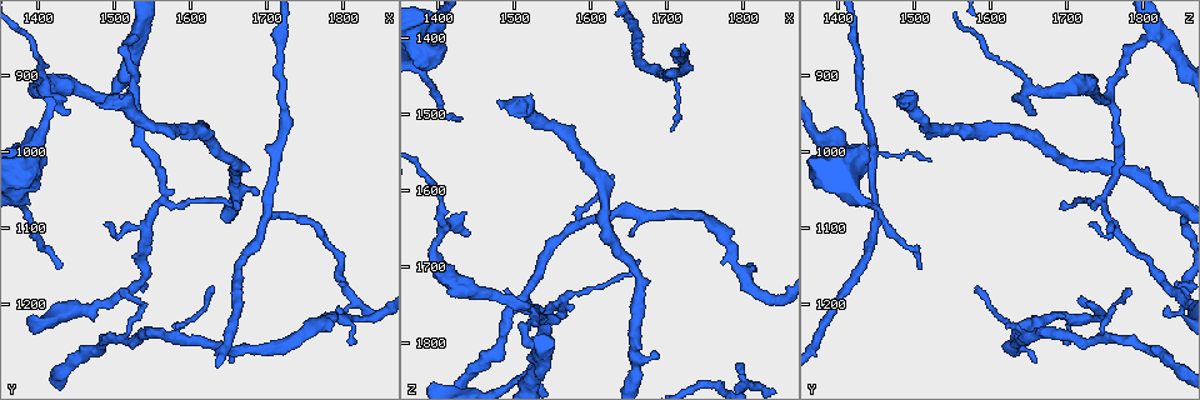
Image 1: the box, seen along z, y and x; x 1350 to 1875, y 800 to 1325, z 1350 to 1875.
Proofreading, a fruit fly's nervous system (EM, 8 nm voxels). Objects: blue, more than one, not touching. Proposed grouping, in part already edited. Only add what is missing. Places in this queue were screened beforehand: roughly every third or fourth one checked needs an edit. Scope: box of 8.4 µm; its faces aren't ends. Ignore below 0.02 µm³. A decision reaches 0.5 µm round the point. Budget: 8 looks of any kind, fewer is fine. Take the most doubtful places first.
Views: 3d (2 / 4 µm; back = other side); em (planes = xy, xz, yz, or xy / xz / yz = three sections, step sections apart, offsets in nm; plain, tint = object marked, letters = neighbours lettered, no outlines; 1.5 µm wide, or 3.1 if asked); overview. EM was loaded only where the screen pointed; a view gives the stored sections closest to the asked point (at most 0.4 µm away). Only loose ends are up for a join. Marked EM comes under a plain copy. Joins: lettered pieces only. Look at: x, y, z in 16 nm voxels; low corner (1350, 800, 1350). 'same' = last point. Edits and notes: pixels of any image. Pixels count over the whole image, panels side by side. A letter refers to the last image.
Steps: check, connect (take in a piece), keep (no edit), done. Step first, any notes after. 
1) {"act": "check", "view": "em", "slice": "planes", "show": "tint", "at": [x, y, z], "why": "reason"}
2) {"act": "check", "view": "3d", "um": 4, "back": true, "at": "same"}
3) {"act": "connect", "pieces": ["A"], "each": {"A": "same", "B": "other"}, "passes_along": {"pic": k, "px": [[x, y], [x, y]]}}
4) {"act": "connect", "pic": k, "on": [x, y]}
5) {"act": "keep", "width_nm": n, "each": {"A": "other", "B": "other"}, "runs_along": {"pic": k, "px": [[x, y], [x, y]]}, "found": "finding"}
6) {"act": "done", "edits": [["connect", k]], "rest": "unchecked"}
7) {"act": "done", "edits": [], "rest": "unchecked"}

{"act": "check", "view": "3d", "um": 2, "at": [1430, 1155, 1510], "why": "free end"}

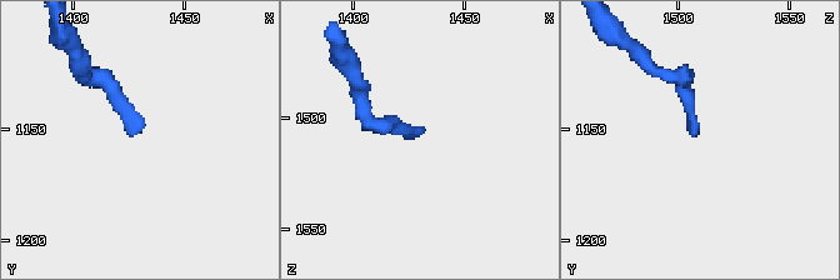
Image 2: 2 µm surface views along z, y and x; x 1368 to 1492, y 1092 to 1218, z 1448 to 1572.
{"act": "check", "view": "em", "slice": "yz", "step": 4, "show": "tint", "at": [1427, 1153, 1504]}

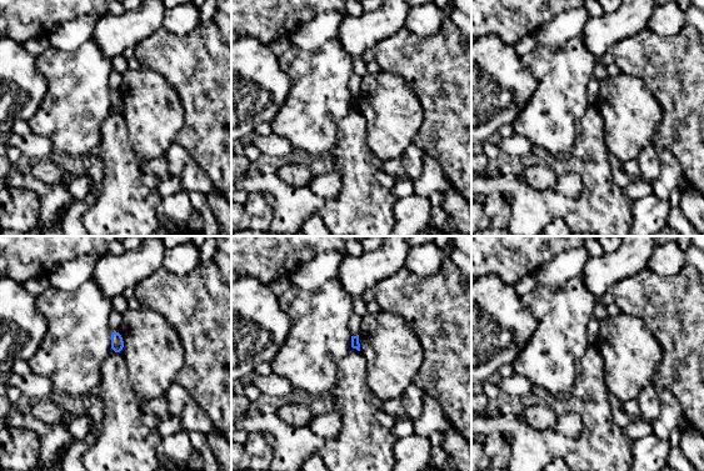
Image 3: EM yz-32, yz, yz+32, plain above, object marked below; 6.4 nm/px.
{"act": "check", "view": "em", "slice": "yz", "step": 4, "show": "letters", "at": "same"}

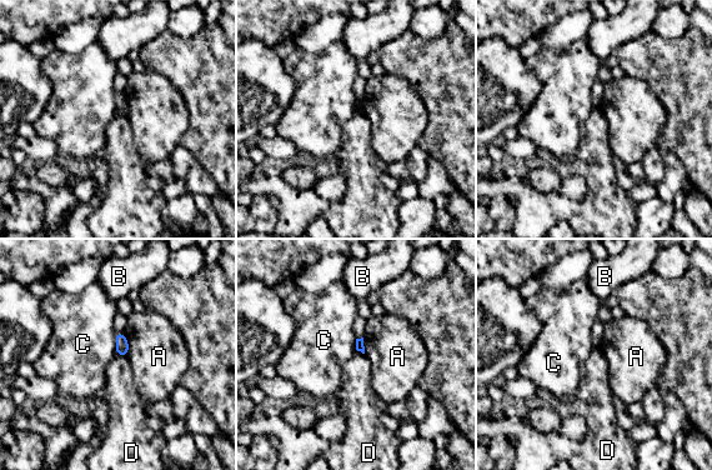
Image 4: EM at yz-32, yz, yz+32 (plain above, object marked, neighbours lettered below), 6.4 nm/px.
{"act": "keep", "each": {"A": "other", "B": "other", "C": "other", "D": "other"}, "border": {"pic": 4, "px": [[116, 333], [115, 354]]}, "found": "no lettered piece goes on from it"}

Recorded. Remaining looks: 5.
{"act": "check", "view": "3d", "um": 2, "at": [1480, 940, 1485], "why": "an open end"}

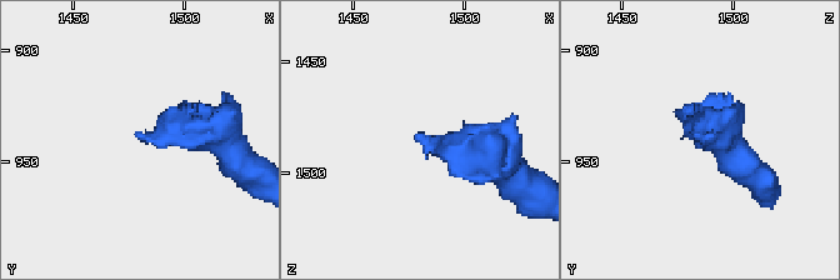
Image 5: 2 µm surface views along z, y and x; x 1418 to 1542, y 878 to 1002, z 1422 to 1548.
{"act": "check", "view": "em", "slice": "xz", "step": 8, "show": "tint", "at": [1480, 939, 1483], "why": "need the tissue"}

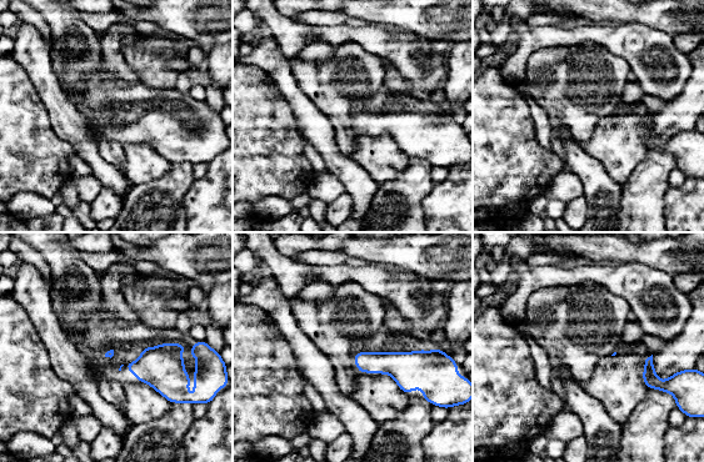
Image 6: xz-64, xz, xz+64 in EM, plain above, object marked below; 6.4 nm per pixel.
{"act": "check", "view": "em", "slice": "planes", "show": "letters", "at": "same"}

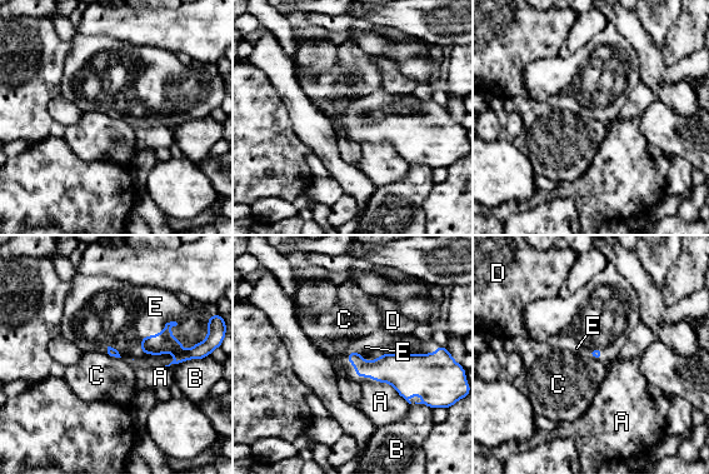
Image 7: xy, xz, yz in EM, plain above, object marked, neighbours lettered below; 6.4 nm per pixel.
{"act": "connect", "pieces": ["E"], "each": {"A": "other", "B": "other", "C": "other", "D": "other", "E": "same"}, "found": "it goes on there"}

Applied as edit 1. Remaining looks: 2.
{"act": "check", "view": "em", "slice": "planes", "show": "letters", "at": [1510, 1180, 1785], "why": "thin end"}

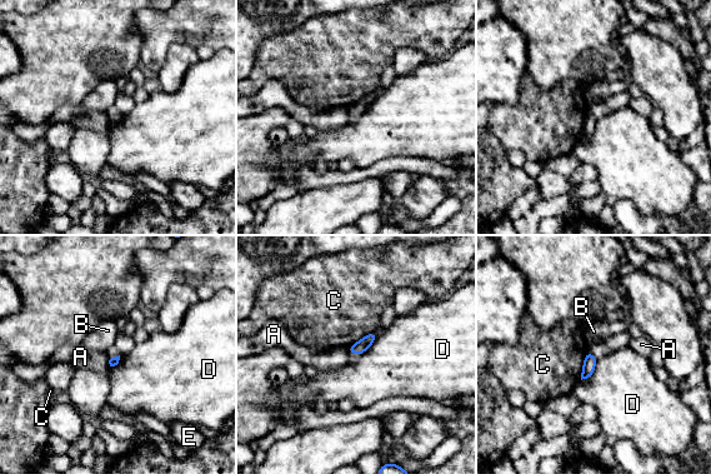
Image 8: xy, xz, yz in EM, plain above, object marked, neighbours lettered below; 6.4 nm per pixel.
{"act": "keep", "longest_contact_nm": ["C", 220], "each": {"A": "other", "B": "other", "C": "other", "D": "other", "E": "other"}, "found": "none of them fits"}

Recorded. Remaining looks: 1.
{"act": "done", "edits": [["connect", 7]], "rest": "unchecked"}

